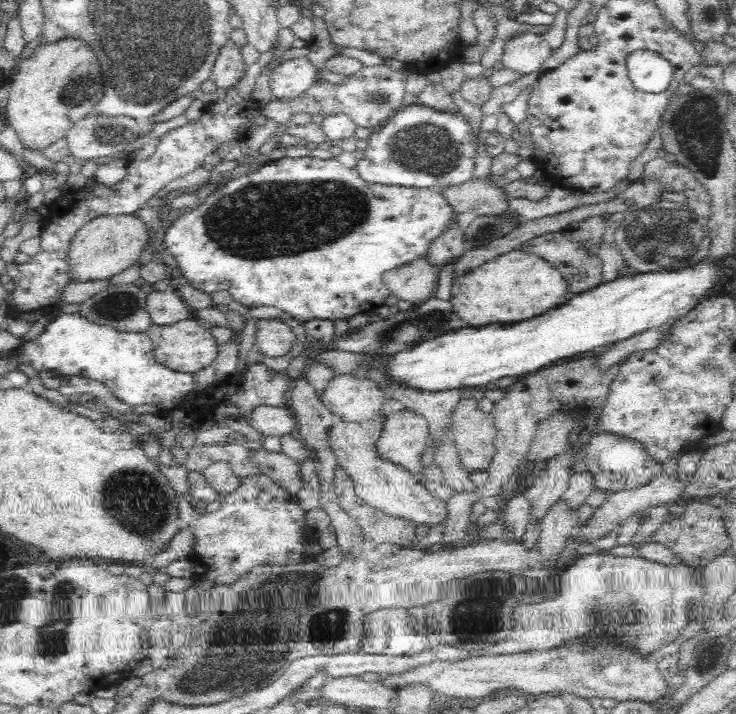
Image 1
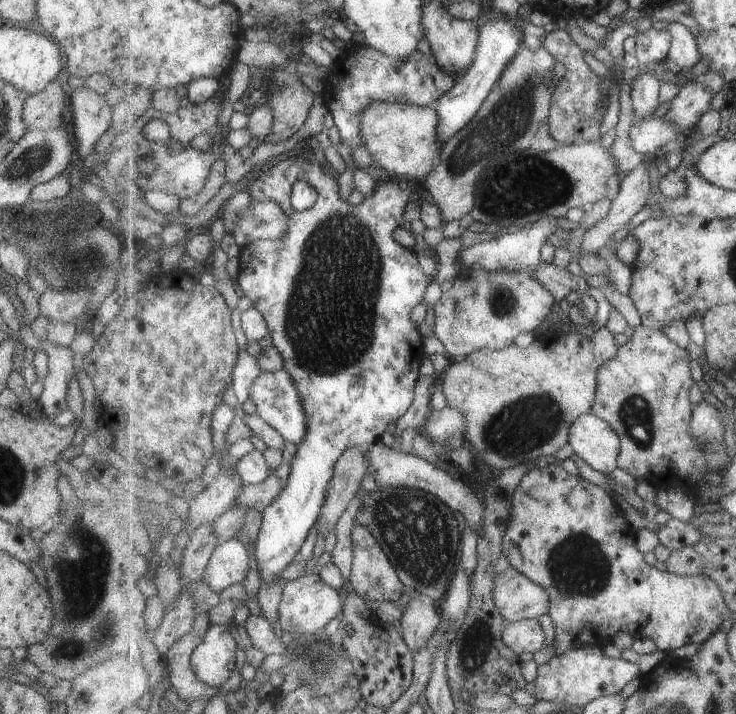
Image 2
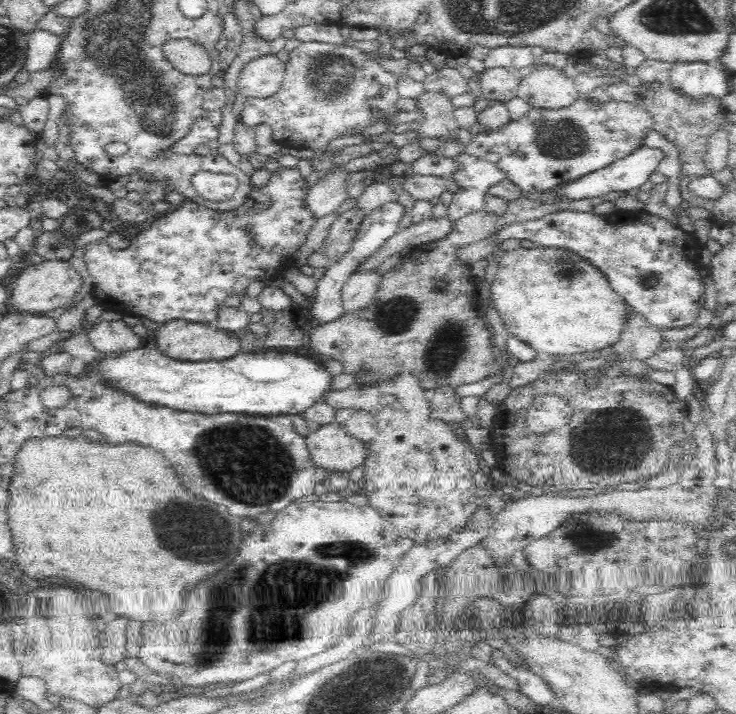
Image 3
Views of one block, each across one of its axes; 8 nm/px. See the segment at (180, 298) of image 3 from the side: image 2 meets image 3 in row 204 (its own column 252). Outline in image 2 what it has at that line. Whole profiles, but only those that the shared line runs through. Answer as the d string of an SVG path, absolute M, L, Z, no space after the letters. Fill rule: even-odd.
M290 157L279 161L270 167L262 167L260 174L248 186L247 193L253 201L273 201L280 204L290 218L290 228L285 232L282 239L257 239L253 243L246 244L240 249L238 258L239 274L237 282L245 294L245 303L260 310L267 319L270 338L273 345L278 348L279 354L284 358L284 368L292 376L296 382L300 392L300 397L304 402L304 409L307 413L308 431L304 441L301 441L296 449L295 456L291 460L291 472L287 478L288 483L282 490L282 493L262 512L264 521L258 538L256 548L257 570L261 580L270 583L277 582L281 572L294 562L295 554L301 550L303 542L309 536L309 530L315 526L315 522L319 521L320 514L323 511L325 501L330 492L330 484L336 471L337 461L348 451L348 448L357 446L368 446L371 443L376 443L381 440L381 436L385 434L385 430L389 428L389 424L393 421L398 421L412 406L416 399L416 384L420 379L419 368L421 368L421 360L425 356L424 337L419 331L418 324L411 320L411 312L413 308L423 300L427 295L432 284L432 276L427 276L423 266L419 264L417 253L409 247L403 246L398 240L393 238L393 234L397 227L401 225L403 214L407 212L407 208L413 200L421 200L418 194L420 189L425 189L424 181L413 181L409 179L399 179L391 177L388 181L378 182L375 190L369 193L358 205L351 205L347 199L343 200L341 196L341 188L337 184L337 175L343 171L334 171L332 167L322 166L316 159L302 159L301 157ZM298 180L307 181L312 184L318 192L317 202L307 210L298 211L292 203L292 192L294 184Z

